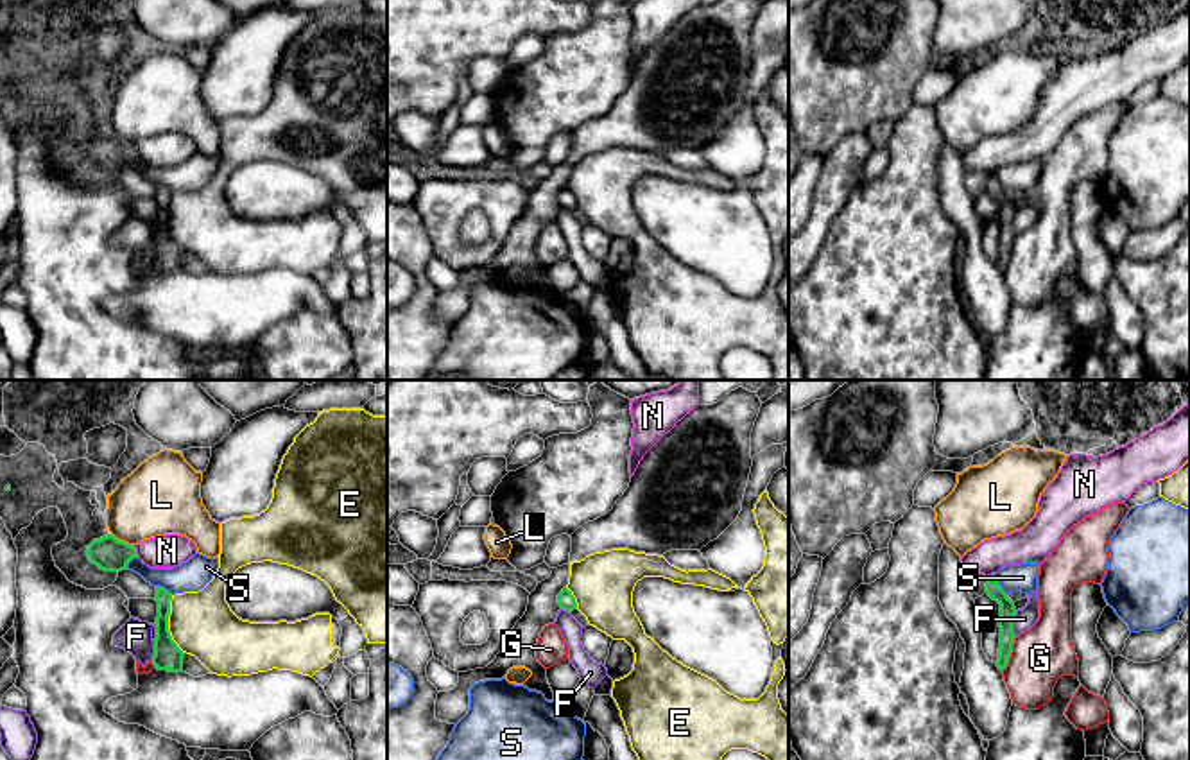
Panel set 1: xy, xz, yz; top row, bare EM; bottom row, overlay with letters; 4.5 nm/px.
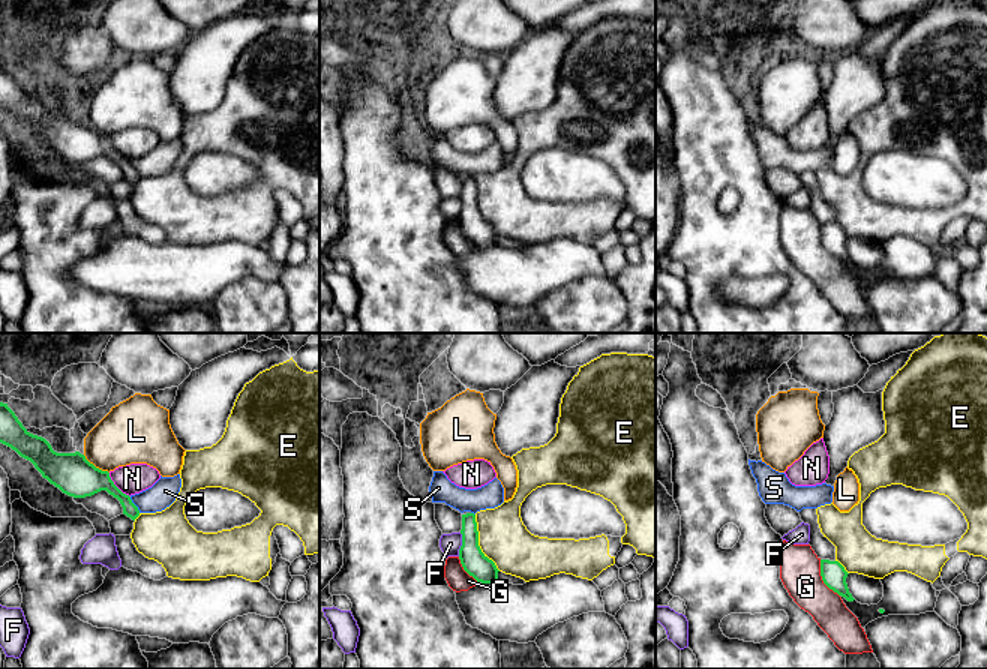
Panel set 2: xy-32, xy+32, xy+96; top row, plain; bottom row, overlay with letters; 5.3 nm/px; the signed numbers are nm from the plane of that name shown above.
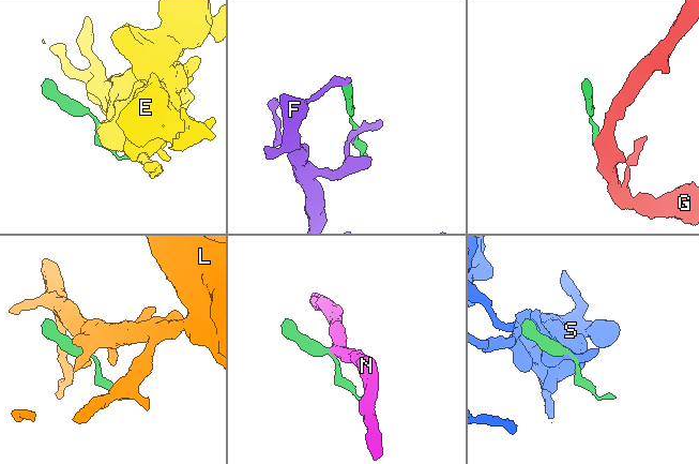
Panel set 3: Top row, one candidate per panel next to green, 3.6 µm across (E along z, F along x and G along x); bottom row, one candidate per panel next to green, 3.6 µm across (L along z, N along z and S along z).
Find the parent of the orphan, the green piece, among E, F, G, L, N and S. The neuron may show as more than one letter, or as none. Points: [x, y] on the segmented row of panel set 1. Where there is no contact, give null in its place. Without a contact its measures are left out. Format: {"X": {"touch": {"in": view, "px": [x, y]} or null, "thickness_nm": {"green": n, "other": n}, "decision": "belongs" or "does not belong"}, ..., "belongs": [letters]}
{"E": {"touch": {"in": "xy", "px": [167, 626]}, "thickness_nm": {"green": 130, "other": 280}, "decision": "does not belong"}, "F": {"touch": {"in": "yz", "px": [1011, 624]}, "thickness_nm": {"green": 70, "other": 90}, "decision": "does not belong"}, "G": {"touch": {"in": "yz", "px": [1009, 655]}, "thickness_nm": {"green": 70, "other": 260}, "decision": "does not belong"}, "L": {"touch": {"in": "xy", "px": [122, 542]}, "thickness_nm": {"green": 160, "other": 320}, "decision": "does not belong"}, "N": {"touch": {"in": "xy", "px": [135, 551]}, "thickness_nm": {"green": 160, "other": 150}, "decision": "does not belong"}, "S": {"touch": {"in": "yz", "px": [999, 585]}, "thickness_nm": {"green": 70, "other": 130}, "decision": "does not belong"}, "belongs": []}

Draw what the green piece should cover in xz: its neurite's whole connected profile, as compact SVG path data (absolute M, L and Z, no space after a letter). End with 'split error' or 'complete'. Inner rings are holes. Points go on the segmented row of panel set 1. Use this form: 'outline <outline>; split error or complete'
outline M568 588L559 592L557 604L561 609L568 611L582 627L590 626L586 617L577 609L575 597Z; split error

